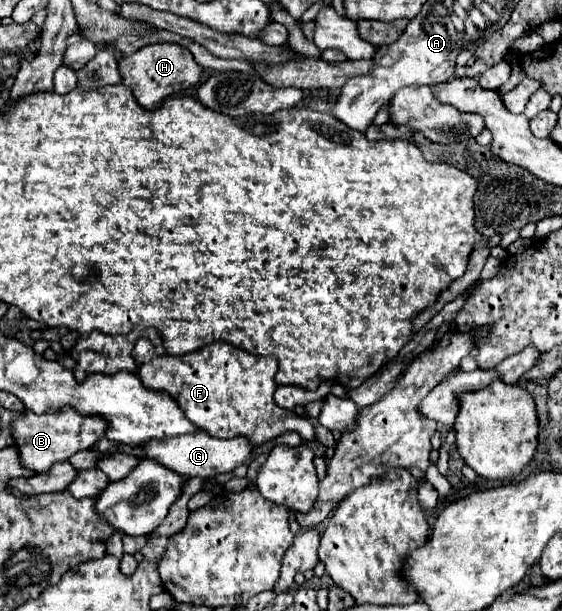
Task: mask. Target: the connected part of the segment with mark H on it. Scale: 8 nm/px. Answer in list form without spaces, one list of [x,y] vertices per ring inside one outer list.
[[[151,43],[141,47],[137,53],[119,59],[123,85],[133,91],[137,103],[145,109],[157,109],[169,95],[193,87],[201,79],[201,67],[195,63],[189,49],[177,43]]]

